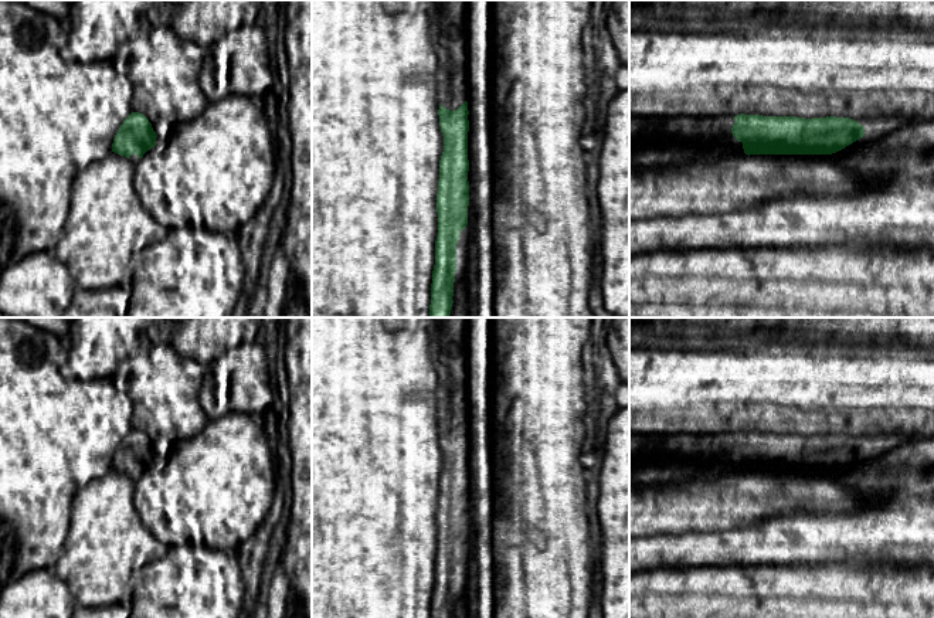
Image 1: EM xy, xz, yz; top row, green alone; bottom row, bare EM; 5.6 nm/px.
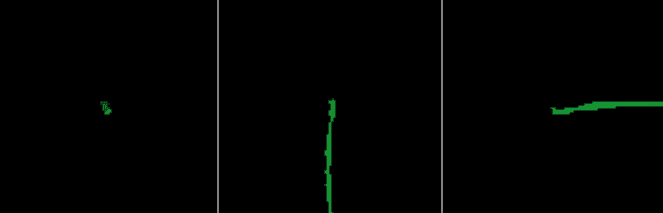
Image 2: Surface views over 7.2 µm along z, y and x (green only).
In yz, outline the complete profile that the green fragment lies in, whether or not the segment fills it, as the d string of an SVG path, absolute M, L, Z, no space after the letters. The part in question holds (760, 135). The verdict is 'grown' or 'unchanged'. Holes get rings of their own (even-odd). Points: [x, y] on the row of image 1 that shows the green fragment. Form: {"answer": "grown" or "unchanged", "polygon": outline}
{"answer": "grown", "polygon": "M629 116L629 167L649 172L694 162L721 162L744 154L832 154L865 136L865 126L849 118L797 116Z"}

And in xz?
{"answer": "grown", "polygon": "M434 0L432 41L438 57L437 96L444 152L437 194L438 235L429 318L449 318L456 272L456 244L468 225L468 0Z"}

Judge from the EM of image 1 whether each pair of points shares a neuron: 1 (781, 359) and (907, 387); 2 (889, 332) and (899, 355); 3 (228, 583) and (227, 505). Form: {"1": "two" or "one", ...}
{"1": "two", "2": "two", "3": "two"}

